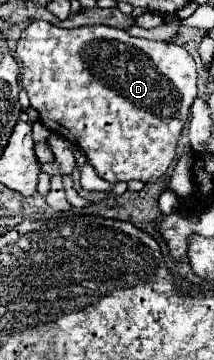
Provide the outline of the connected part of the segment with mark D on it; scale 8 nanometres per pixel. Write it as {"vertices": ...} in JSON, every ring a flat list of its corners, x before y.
{"vertices":[[32,21,22,31,16,53,22,59,22,85,40,113,40,121,50,131,74,141,102,179,108,183,130,179,152,183,166,173,188,109,196,99,196,63,184,47,130,37,126,31,106,25,62,29,48,21]]}

